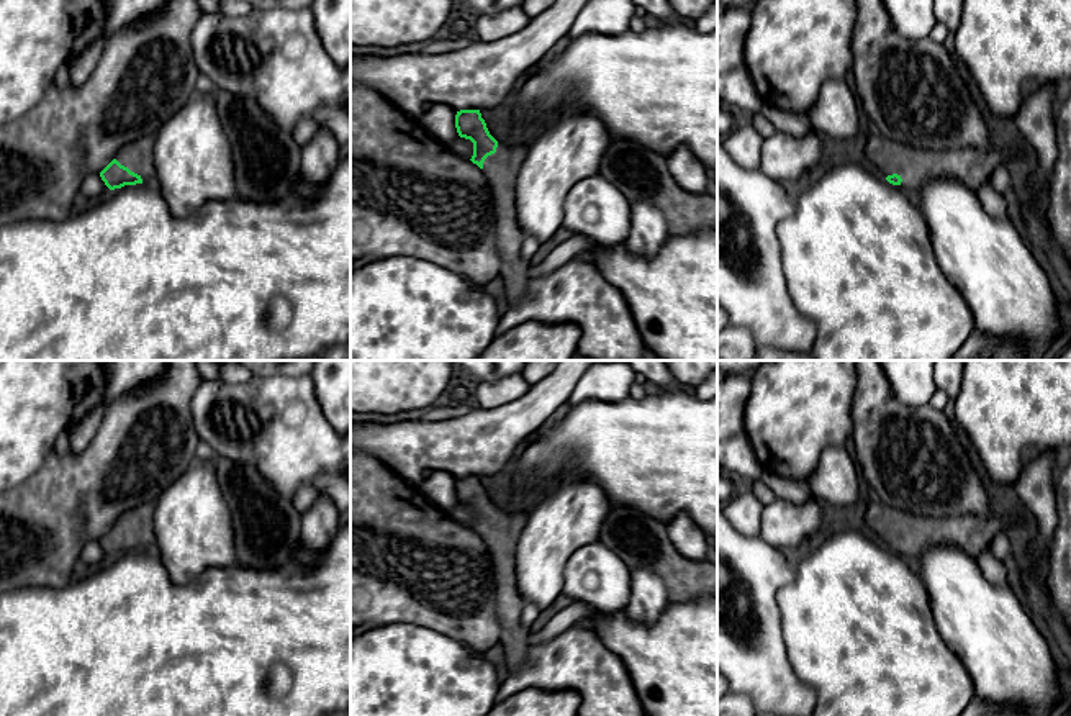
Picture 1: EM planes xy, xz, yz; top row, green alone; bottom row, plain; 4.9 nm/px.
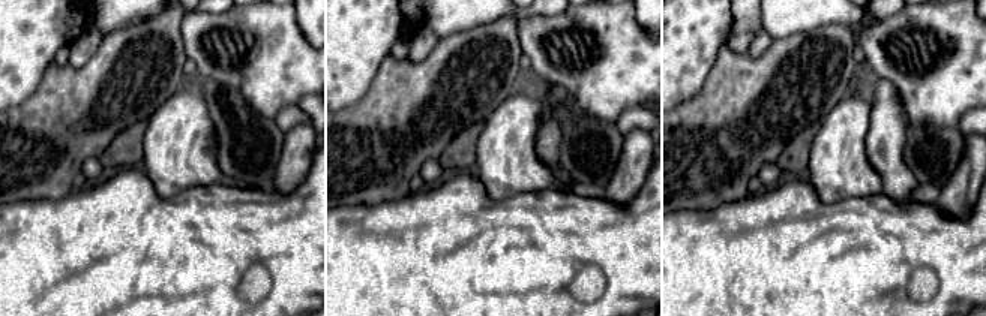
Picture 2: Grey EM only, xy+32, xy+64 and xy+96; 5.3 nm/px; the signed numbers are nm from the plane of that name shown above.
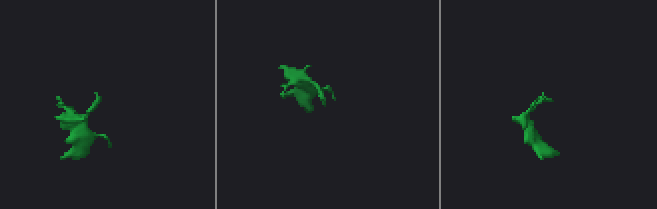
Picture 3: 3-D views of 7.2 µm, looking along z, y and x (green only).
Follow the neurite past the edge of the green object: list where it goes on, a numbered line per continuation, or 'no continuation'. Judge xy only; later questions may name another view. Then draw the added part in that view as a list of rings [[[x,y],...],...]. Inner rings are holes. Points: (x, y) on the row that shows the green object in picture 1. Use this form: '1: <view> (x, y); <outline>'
1: xy (138, 156); [[[154,136],[139,138],[123,146],[115,154],[115,159],[131,172],[138,174],[142,179],[142,184],[156,185]]]

